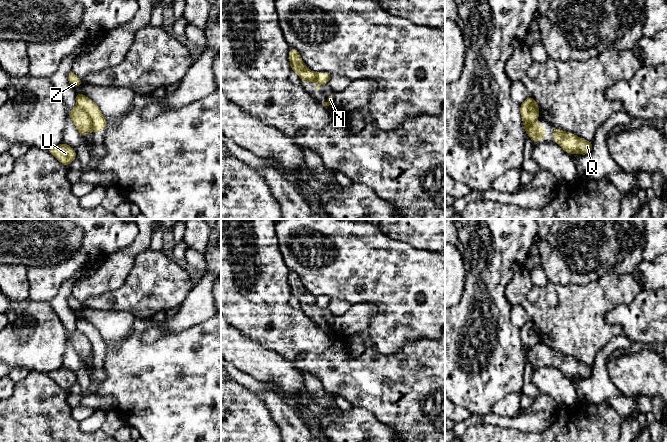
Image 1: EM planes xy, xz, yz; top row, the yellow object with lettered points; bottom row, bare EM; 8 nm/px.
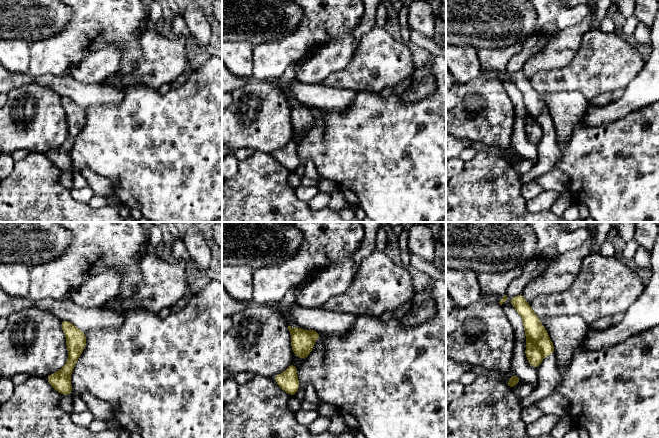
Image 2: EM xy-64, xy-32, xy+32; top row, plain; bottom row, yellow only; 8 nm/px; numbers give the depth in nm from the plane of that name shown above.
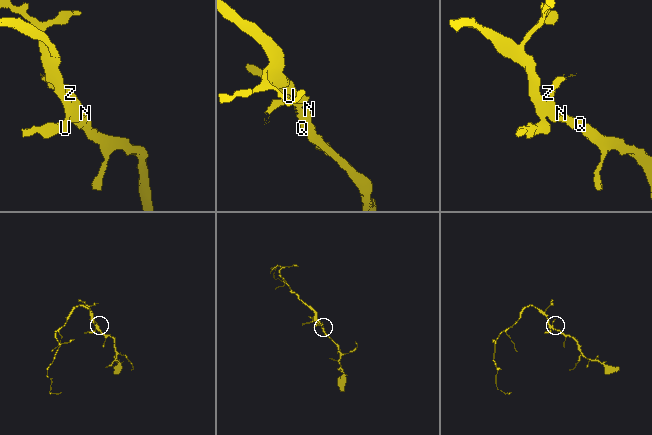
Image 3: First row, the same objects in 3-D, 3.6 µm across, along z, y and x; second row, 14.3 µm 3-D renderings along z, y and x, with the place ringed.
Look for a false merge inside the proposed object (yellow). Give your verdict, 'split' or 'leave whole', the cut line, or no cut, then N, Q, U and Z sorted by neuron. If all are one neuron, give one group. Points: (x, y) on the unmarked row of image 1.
split; cut in xy along (76, 329), (87, 338), (92, 351); N Q U / Z

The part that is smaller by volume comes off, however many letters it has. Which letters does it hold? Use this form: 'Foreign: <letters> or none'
Foreign: Z

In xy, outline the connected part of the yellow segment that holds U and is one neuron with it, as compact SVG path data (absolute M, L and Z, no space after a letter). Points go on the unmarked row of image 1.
M63 366L58 370L49 372L48 375L65 390L68 390L77 381L74 373Z

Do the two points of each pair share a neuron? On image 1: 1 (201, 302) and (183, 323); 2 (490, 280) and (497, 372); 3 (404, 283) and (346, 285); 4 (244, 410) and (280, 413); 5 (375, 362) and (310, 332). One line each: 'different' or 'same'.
1: same
2: same
3: same
4: different
5: same

